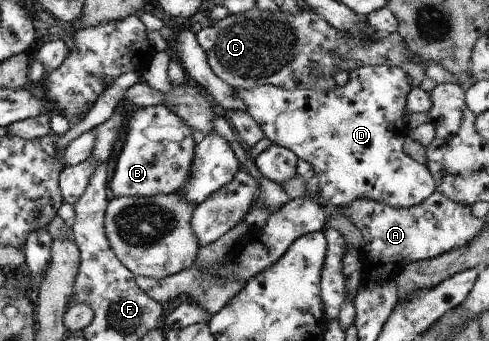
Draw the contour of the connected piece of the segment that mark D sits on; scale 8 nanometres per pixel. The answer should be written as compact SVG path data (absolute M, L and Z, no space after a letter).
M363 65L359 68L353 69L349 73L348 79L344 85L336 84L333 88L325 92L316 91L315 89L298 89L286 90L283 87L273 86L272 84L264 84L263 86L256 86L249 90L243 88L236 88L235 94L245 101L247 112L258 122L258 125L263 129L265 137L270 139L274 144L284 146L292 150L298 158L304 159L312 165L315 174L318 176L318 194L317 198L322 204L332 204L333 206L343 206L357 200L358 198L368 198L376 200L380 204L389 205L391 208L411 208L417 206L425 201L425 199L436 190L436 184L430 170L426 164L420 164L414 159L410 158L404 150L404 138L408 135L409 129L404 119L406 115L407 97L410 90L413 88L411 77L401 67L388 67L385 65Z

